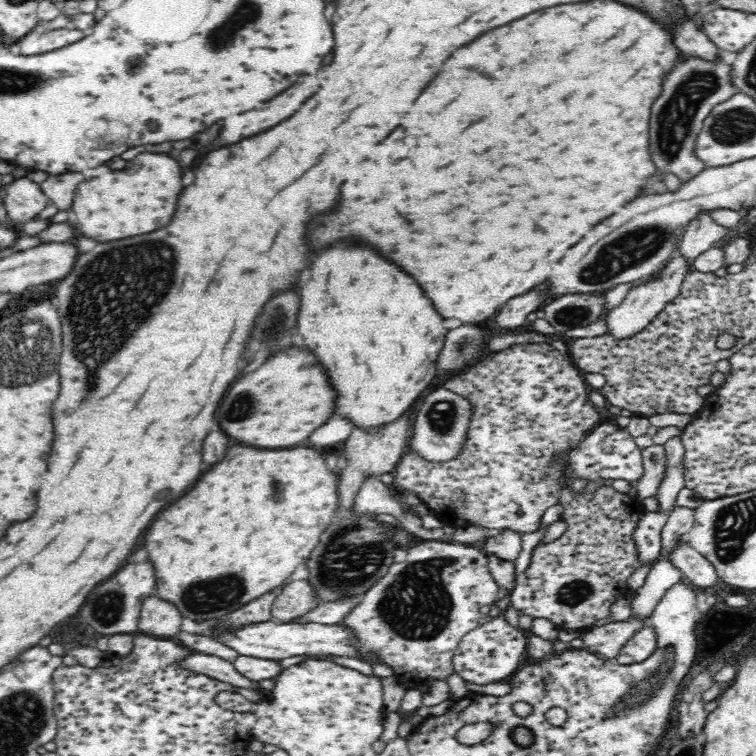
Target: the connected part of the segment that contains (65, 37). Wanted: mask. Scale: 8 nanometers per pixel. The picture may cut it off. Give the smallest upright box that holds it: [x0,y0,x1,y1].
[17,27,87,55]

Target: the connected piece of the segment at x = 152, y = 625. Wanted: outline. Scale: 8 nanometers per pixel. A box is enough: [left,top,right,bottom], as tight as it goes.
[138,595,182,639]

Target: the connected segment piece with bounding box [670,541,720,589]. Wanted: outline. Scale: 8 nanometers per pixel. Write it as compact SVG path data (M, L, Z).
M685 541L676 546L676 550L670 554L670 561L699 588L710 588L720 583L714 565Z

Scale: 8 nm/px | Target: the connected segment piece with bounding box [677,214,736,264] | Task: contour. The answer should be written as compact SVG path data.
M711 214L699 215L685 230L684 237L678 245L677 254L686 257L688 263L713 248L715 242L726 238L734 228L719 226L712 218Z

